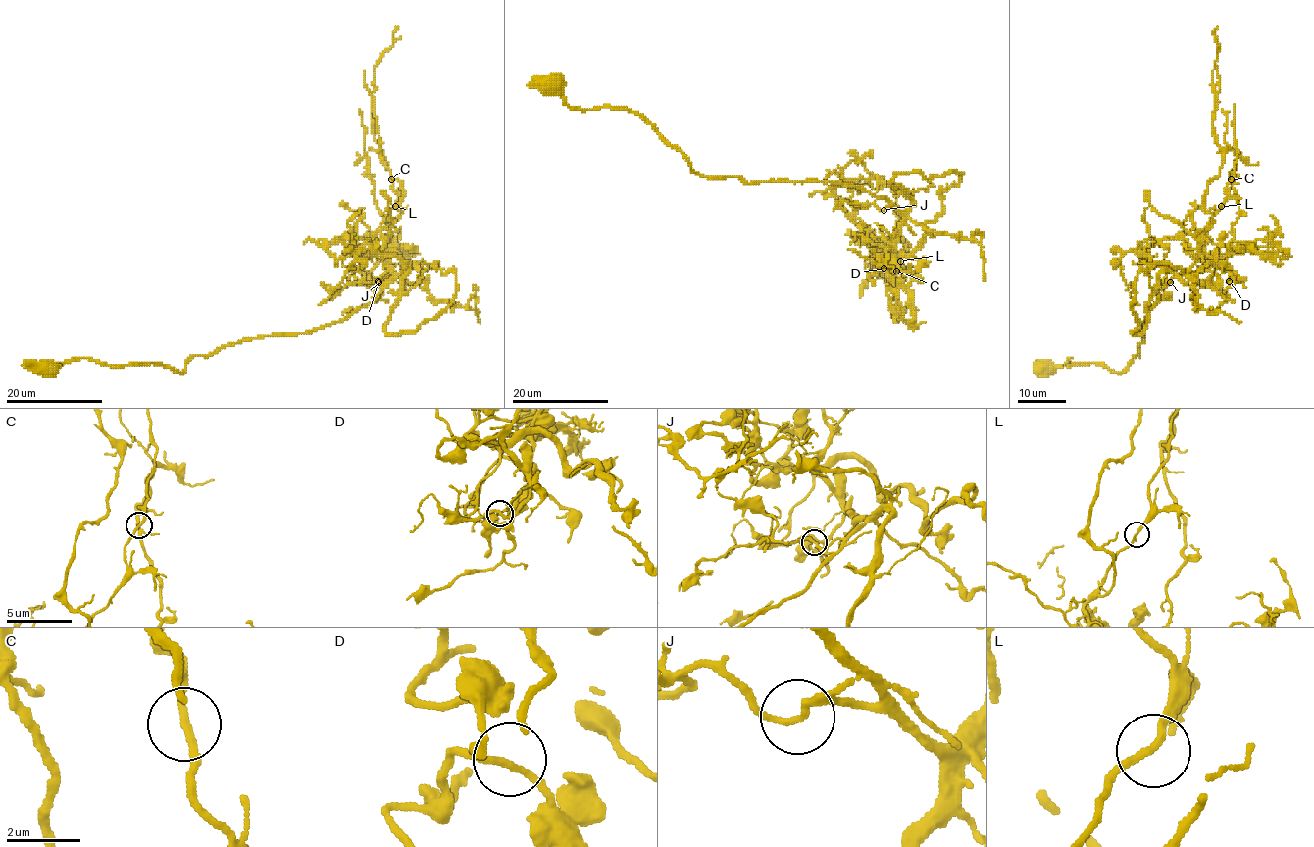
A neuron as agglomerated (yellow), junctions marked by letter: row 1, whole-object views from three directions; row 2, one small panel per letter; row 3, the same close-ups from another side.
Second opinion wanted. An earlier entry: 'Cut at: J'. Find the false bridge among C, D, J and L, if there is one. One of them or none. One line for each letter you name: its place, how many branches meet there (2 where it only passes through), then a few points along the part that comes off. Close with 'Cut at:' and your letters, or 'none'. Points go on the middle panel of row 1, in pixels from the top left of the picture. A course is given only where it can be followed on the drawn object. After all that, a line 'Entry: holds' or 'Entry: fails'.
Cut at: none
Entry: fails

